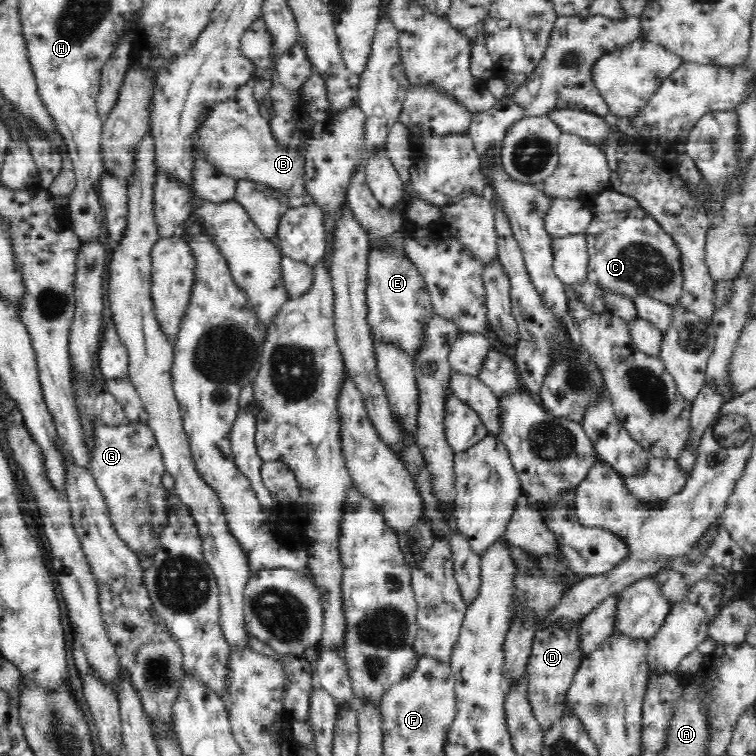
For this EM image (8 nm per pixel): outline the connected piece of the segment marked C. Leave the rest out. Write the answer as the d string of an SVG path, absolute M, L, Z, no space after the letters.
M644 209L634 212L598 212L590 222L585 234L587 240L587 281L594 282L608 293L636 300L646 297L662 305L676 307L683 298L685 286L685 259L674 235Z

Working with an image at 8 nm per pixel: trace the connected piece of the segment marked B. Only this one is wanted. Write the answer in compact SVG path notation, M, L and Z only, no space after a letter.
M253 84L242 86L234 98L218 102L214 112L202 128L200 137L208 155L208 161L216 165L224 174L235 179L248 179L265 184L277 190L286 198L304 198L309 196L306 187L306 155L293 141L278 141L272 132L270 121L262 117L253 98Z

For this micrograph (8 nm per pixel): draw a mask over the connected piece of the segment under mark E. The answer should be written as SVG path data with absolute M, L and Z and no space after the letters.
M372 252L368 278L369 286L367 289L369 307L367 320L372 327L372 334L375 339L388 339L388 341L398 343L398 345L404 347L404 350L413 356L419 345L422 330L424 330L424 326L426 326L426 320L434 316L430 297L428 297L428 293L426 293L426 289L424 289L424 283L422 283L422 279L420 279L420 275L418 275L417 270L414 269L414 265L408 261L408 258L400 261L400 259L396 259L396 257L392 255L392 252Z

